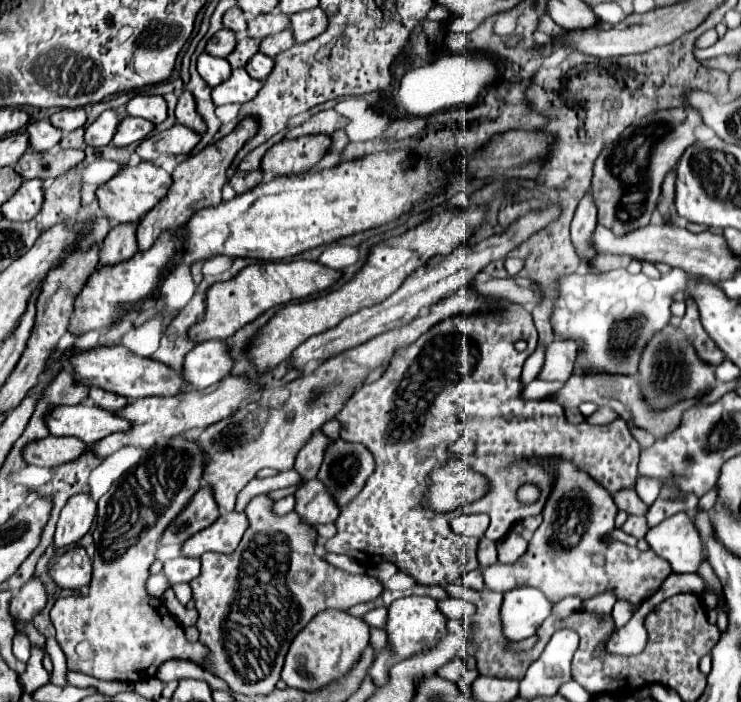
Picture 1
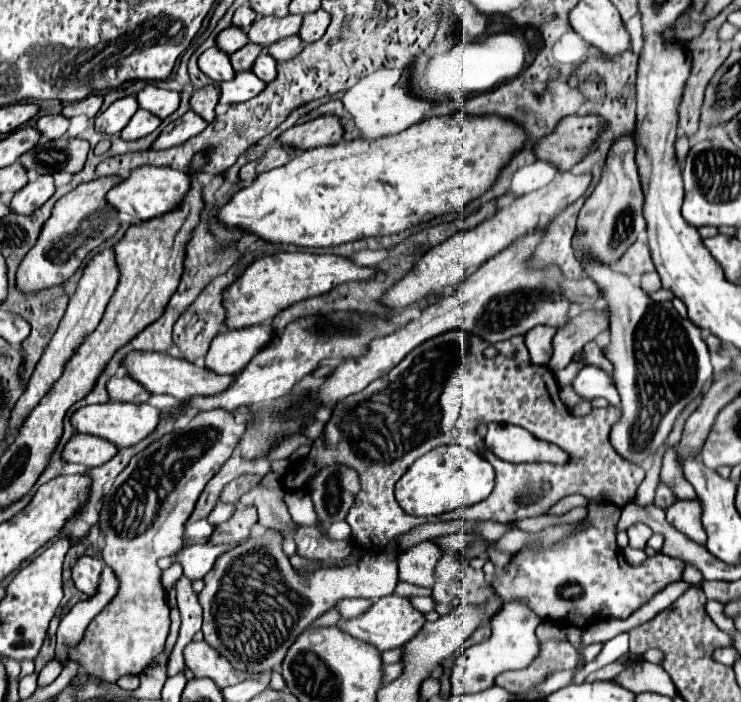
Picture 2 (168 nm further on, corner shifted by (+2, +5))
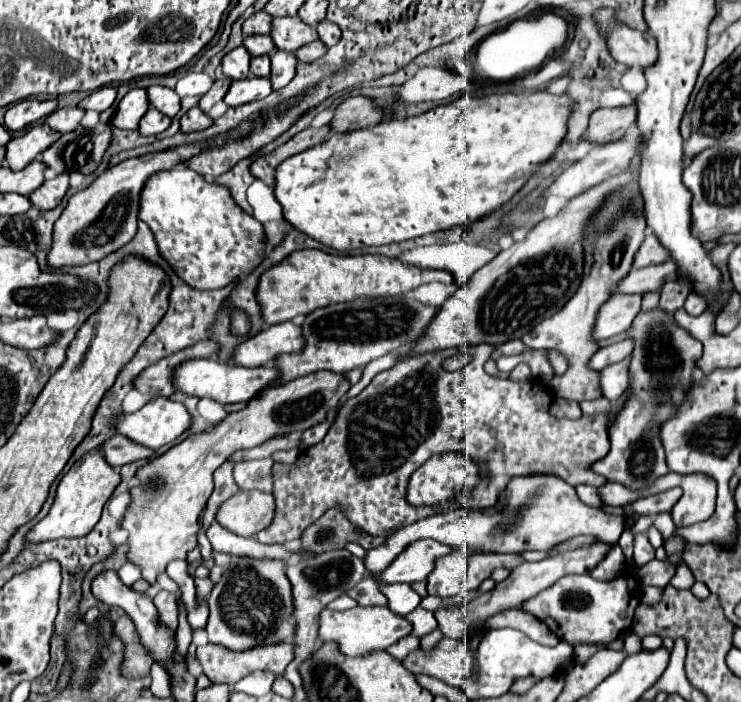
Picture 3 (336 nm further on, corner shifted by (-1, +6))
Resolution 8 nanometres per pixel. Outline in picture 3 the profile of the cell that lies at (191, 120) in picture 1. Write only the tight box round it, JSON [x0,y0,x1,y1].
[199,78,231,114]

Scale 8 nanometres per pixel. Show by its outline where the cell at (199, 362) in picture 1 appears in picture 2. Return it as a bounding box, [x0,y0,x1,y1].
[206,325,274,375]

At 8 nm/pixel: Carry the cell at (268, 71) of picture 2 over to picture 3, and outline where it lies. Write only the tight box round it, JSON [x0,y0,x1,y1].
[271,50,295,90]

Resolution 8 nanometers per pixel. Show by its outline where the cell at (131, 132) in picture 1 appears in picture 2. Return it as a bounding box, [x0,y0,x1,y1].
[120,109,162,141]

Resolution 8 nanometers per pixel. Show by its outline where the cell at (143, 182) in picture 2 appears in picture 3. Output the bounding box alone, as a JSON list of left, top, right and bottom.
[139,166,265,290]

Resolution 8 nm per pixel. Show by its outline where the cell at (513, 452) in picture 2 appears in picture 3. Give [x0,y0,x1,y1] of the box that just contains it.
[591,306,703,490]

